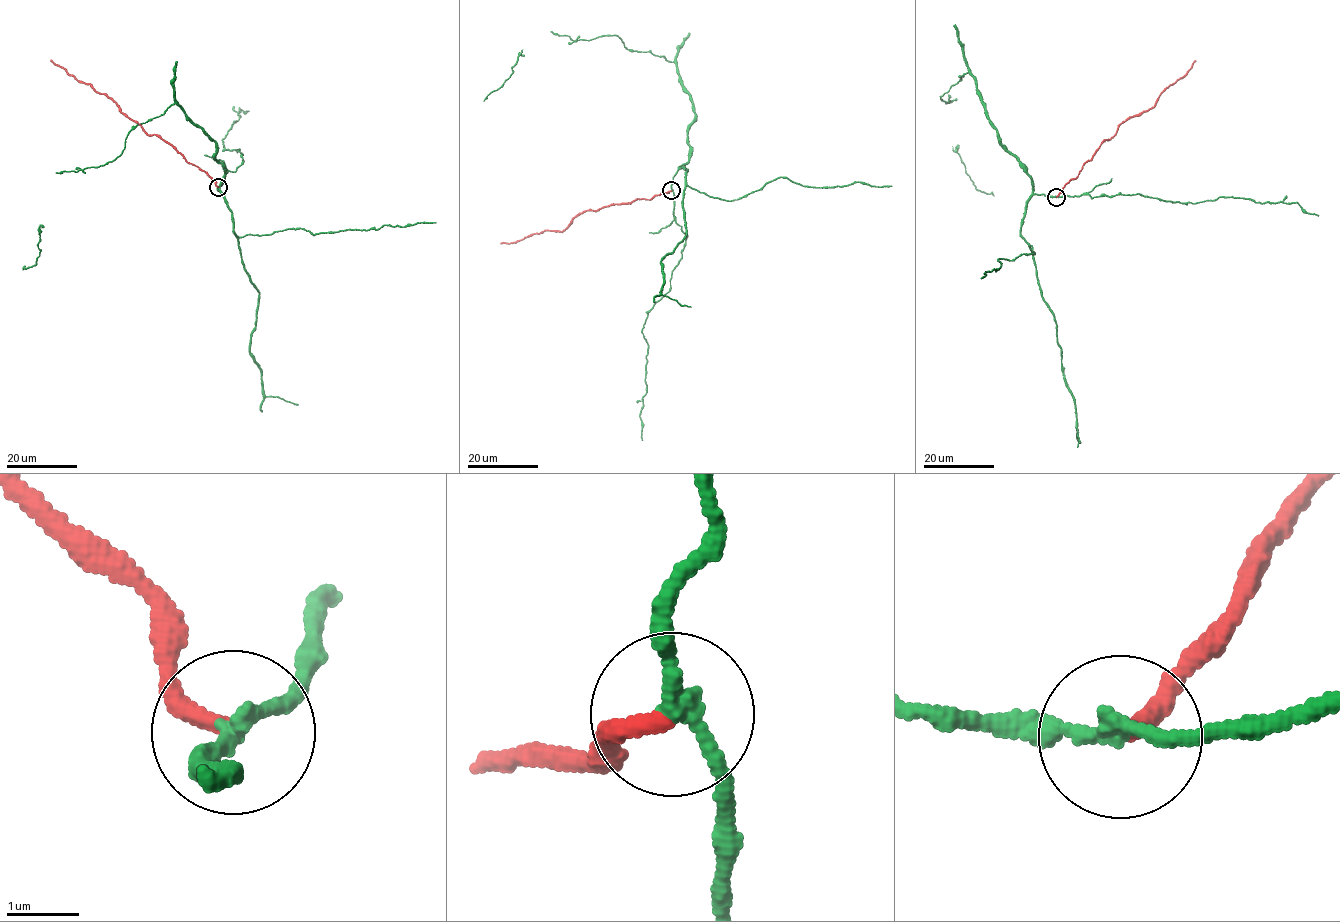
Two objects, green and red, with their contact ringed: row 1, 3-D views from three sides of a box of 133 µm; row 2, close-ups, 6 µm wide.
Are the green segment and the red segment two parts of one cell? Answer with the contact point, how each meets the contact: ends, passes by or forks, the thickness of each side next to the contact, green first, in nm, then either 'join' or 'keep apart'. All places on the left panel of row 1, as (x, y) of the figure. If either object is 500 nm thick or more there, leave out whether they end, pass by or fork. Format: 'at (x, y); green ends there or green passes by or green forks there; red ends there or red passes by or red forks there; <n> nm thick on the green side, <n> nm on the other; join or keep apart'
at (218, 187); green passes by; red ends there; 200 nm thick on the green side, 240 nm on the other; keep apart

